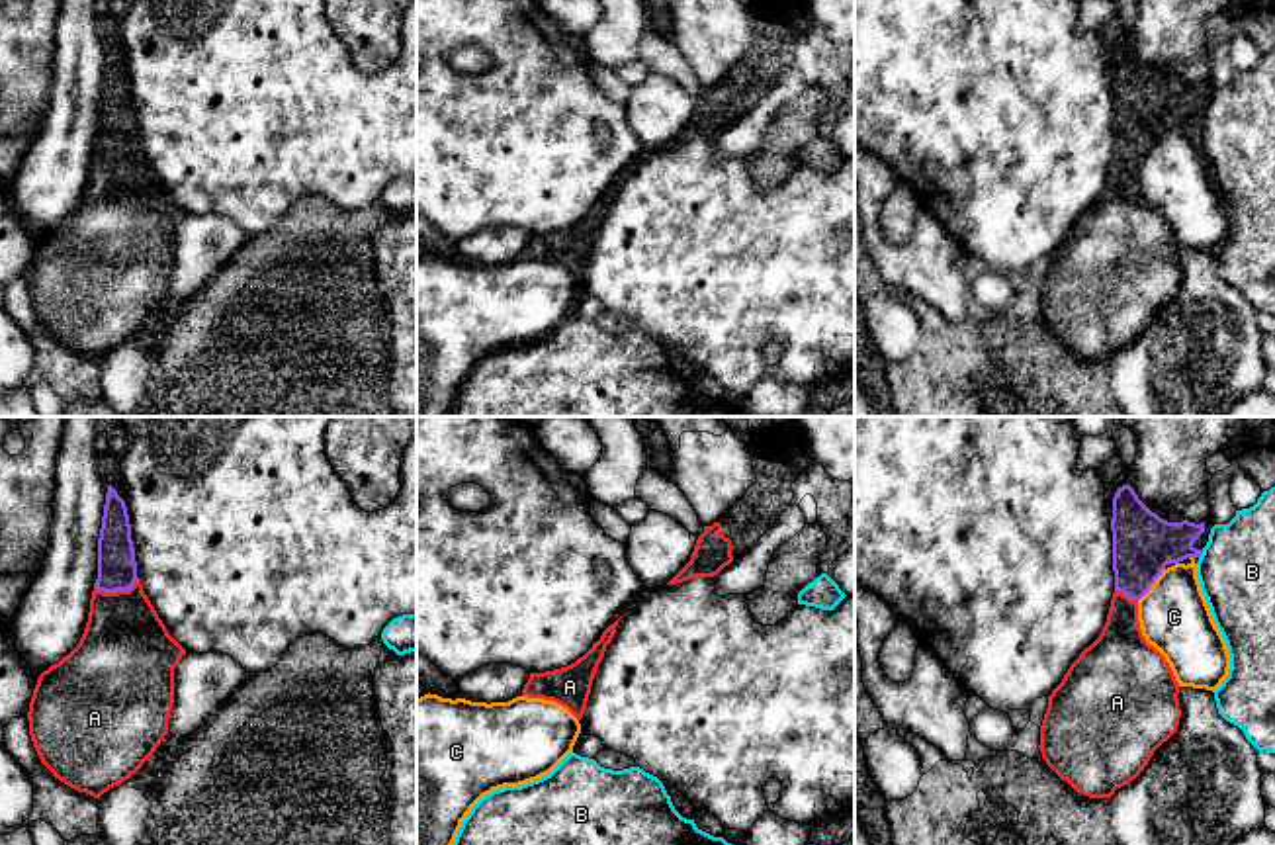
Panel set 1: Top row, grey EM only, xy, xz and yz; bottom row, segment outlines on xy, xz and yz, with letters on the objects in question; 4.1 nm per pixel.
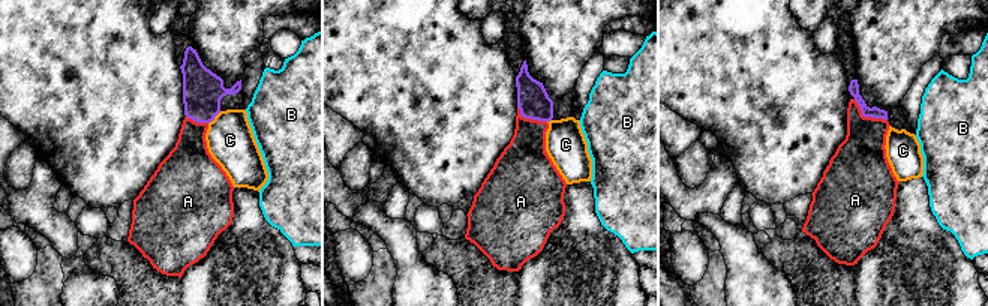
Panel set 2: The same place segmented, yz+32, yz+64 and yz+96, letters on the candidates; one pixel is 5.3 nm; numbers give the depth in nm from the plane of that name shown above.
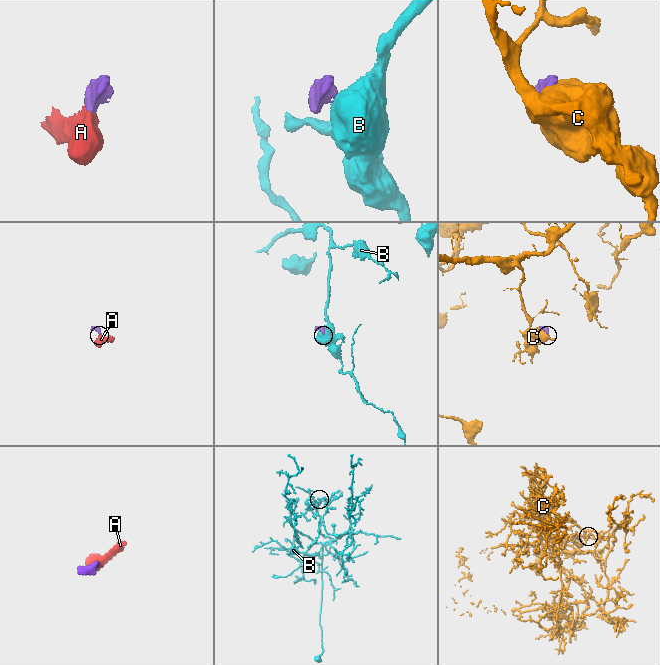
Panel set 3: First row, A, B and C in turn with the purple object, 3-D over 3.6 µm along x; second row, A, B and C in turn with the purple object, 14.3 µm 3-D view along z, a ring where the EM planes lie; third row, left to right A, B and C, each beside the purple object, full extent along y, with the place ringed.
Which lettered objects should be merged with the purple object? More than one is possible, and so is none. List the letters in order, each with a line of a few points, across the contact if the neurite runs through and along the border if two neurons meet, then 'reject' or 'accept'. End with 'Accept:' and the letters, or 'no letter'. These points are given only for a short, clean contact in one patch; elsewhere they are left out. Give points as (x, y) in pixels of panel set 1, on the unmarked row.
A: xy (116, 118), (116, 151), (126, 210) | accept
B: yz (1203, 112), (1199, 120) | reject
C: reject
Accept: A

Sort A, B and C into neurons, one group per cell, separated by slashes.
A / B / C

